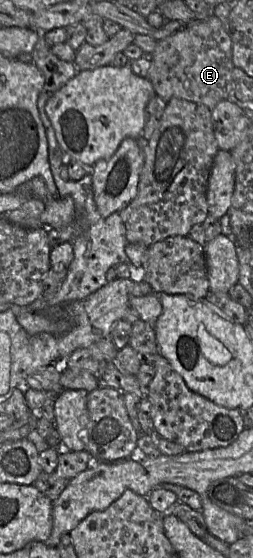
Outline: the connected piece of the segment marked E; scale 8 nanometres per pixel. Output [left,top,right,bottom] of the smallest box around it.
[148,16,233,110]

